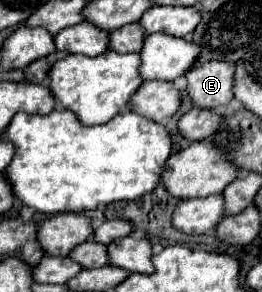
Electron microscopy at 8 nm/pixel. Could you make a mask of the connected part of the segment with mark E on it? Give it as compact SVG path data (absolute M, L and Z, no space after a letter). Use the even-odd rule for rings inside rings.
M209 61L203 65L195 65L187 73L187 93L197 107L223 107L233 99L233 75L235 67L227 61Z

